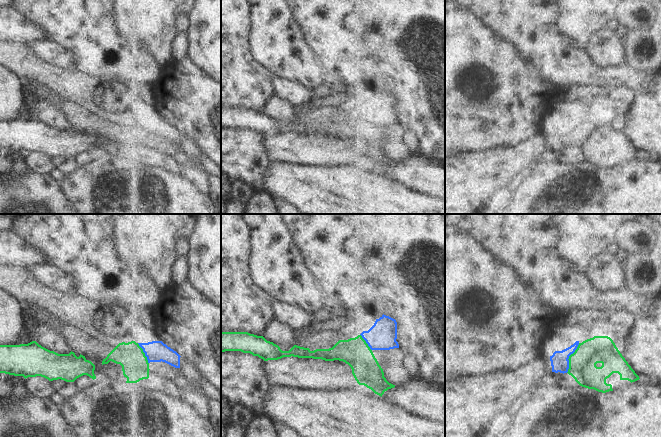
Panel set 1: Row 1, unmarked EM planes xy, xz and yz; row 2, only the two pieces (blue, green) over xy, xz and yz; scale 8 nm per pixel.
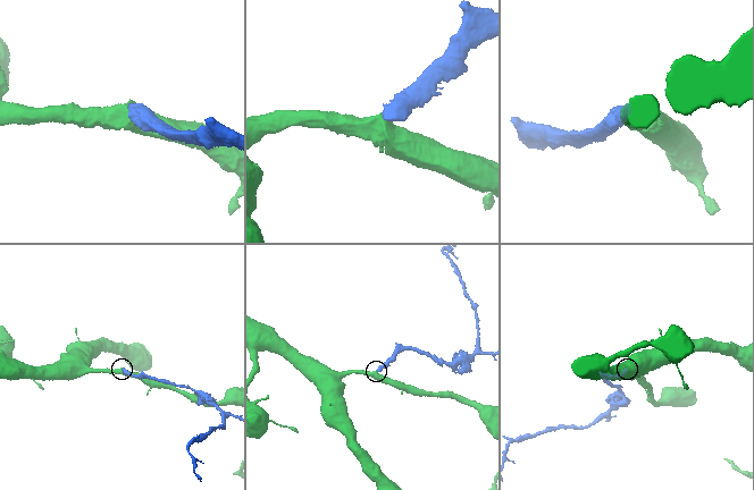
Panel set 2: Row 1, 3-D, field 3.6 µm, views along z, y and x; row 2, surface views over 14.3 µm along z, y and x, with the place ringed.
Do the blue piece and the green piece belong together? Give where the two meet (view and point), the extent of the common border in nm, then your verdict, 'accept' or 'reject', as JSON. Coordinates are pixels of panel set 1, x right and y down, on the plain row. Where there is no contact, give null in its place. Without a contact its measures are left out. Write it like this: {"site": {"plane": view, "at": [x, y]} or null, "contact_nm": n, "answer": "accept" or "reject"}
{"site": {"plane": "yz", "at": [568, 134]}, "contact_nm": 260, "answer": "reject"}

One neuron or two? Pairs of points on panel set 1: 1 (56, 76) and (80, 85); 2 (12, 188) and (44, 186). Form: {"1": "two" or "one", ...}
{"1": "one", "2": "one"}

